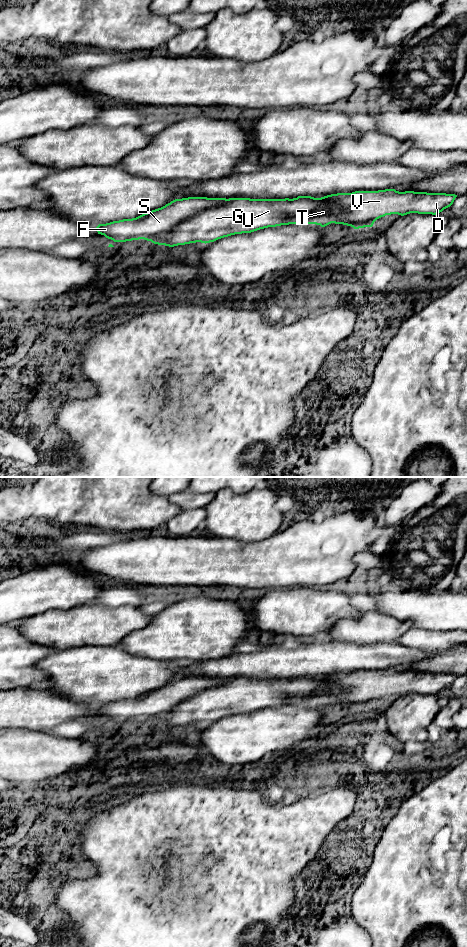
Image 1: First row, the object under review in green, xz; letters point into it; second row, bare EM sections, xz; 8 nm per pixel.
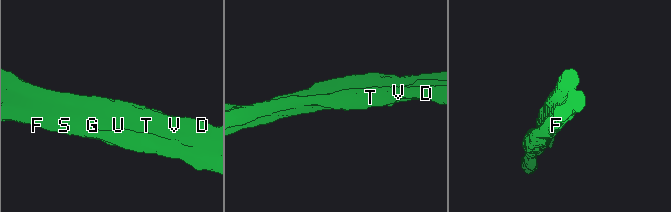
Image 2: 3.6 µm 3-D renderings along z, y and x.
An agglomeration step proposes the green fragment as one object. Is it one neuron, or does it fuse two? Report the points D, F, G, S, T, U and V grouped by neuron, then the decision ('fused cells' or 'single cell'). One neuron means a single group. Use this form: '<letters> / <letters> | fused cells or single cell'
D G T U V / F S | fused cells

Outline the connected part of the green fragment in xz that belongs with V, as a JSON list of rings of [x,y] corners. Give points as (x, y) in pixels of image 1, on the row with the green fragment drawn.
[[[385,189],[337,193],[321,198],[234,198],[198,212],[150,241],[169,247],[196,242],[206,244],[235,234],[289,224],[325,227],[335,223],[359,229],[372,227],[377,219],[391,214],[436,215],[450,207],[456,197],[455,194]]]

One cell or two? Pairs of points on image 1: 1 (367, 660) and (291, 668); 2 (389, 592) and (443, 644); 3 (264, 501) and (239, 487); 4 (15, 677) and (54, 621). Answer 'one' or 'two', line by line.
1: one
2: one
3: two
4: two

